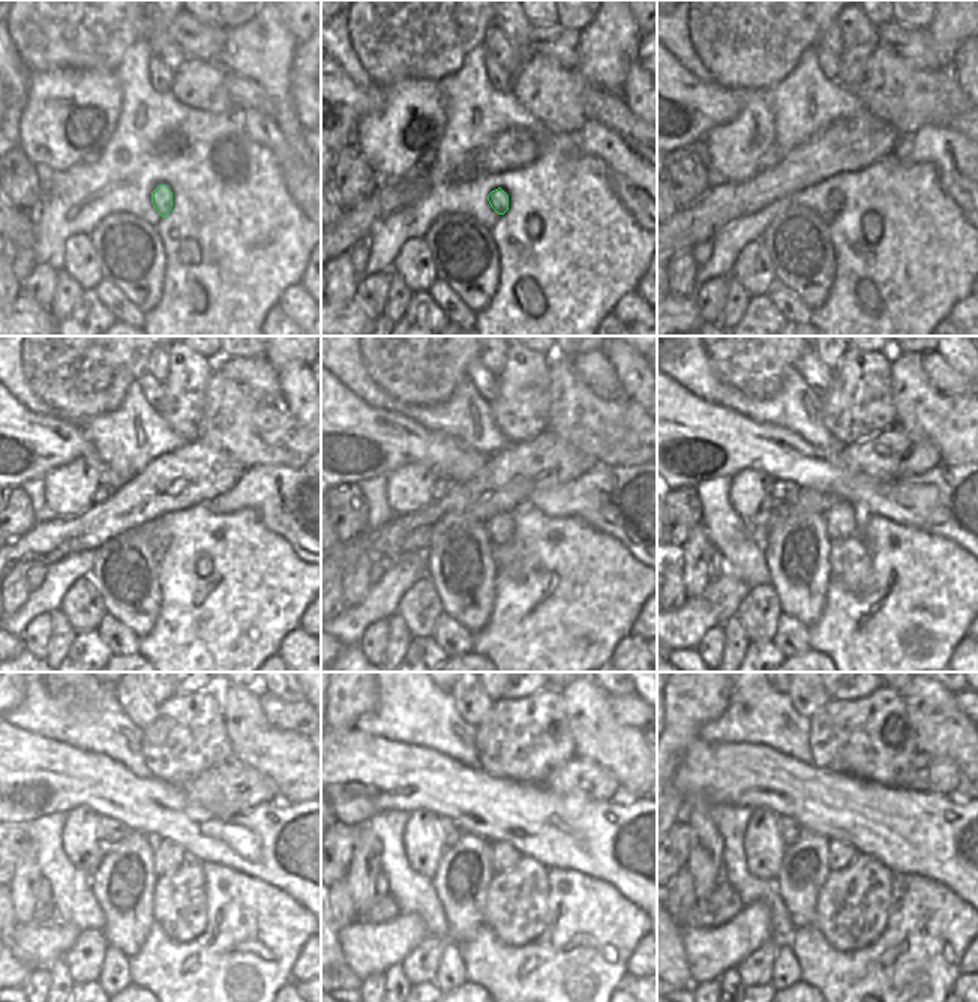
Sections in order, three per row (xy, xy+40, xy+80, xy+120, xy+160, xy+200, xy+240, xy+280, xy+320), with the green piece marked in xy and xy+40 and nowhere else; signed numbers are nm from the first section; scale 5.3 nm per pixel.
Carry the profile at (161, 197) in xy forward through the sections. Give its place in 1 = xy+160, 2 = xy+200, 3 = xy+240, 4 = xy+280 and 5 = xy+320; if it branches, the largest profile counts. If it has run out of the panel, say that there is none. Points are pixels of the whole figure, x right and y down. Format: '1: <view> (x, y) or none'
1: xy+160 (501, 527)
2: xy+200 (842, 519)
3: xy+240 (168, 857)
4: xy+280 (503, 857)
5: xy+320 (840, 854)

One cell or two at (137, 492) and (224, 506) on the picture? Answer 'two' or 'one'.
two

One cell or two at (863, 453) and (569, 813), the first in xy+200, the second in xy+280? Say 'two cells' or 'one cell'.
two cells

